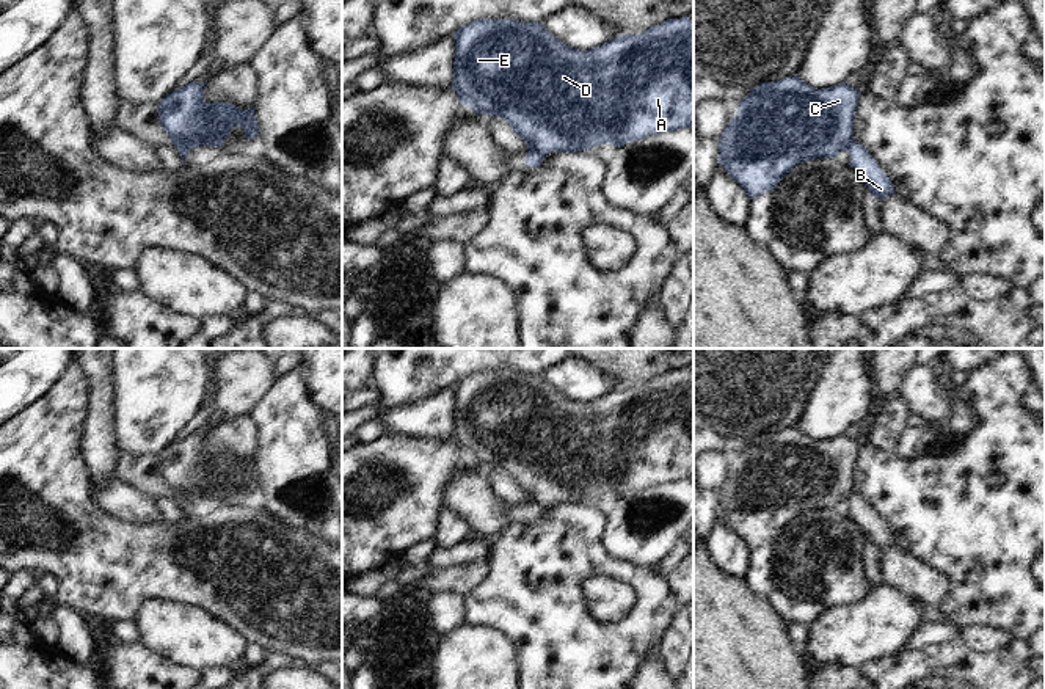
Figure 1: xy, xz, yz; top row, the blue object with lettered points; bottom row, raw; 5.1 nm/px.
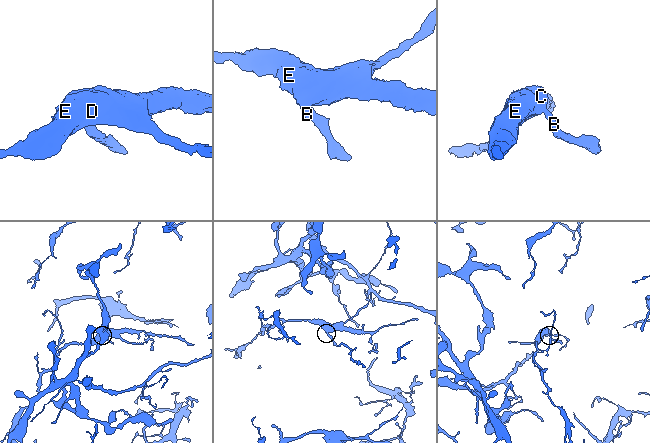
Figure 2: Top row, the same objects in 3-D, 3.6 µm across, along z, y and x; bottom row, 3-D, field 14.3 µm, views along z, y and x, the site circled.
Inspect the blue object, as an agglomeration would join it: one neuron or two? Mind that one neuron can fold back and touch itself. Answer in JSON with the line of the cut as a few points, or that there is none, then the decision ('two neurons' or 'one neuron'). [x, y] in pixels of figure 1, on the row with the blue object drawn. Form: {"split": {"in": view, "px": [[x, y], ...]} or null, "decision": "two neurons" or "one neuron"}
{"split": {"in": "xz", "px": [[529, 151], [537, 151], [543, 157]]}, "decision": "two neurons"}

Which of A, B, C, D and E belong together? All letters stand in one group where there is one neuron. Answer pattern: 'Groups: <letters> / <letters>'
Groups: A C D E / B.

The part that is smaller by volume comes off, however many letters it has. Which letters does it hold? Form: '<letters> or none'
B.

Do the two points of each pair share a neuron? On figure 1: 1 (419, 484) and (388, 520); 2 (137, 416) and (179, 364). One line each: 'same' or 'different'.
1: same
2: same

